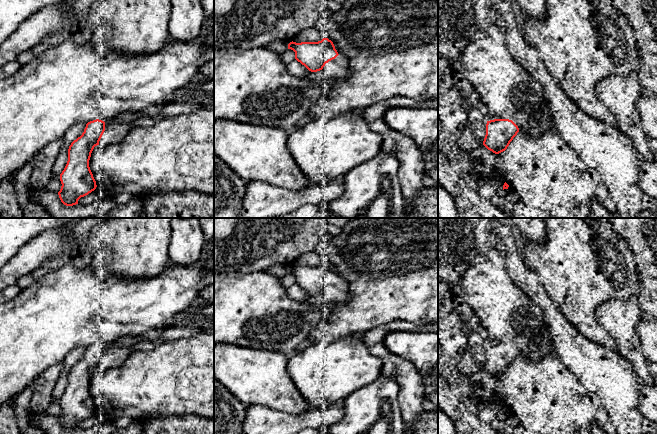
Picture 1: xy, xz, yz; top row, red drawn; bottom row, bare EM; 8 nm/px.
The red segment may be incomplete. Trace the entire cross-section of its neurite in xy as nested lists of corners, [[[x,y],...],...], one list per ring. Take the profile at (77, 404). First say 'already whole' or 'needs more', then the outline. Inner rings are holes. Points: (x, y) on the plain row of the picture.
needs more; [[[96,343],[86,348],[84,356],[74,364],[68,373],[68,385],[60,398],[61,413],[58,416],[66,430],[78,428],[78,424],[94,415],[96,405],[89,391],[91,377],[95,370],[106,370],[122,365],[133,346],[104,346]]]

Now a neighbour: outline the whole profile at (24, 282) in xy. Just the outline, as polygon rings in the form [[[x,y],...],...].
[[[41,266],[34,271],[32,271],[29,274],[26,274],[22,276],[18,281],[17,281],[17,286],[21,290],[27,289],[29,286],[31,286],[33,283],[39,281],[41,278],[43,278],[45,275],[47,275],[50,272],[45,266]]]

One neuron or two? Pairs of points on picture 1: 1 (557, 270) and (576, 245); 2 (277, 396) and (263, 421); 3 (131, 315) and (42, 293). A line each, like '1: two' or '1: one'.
1: one
2: two
3: one

